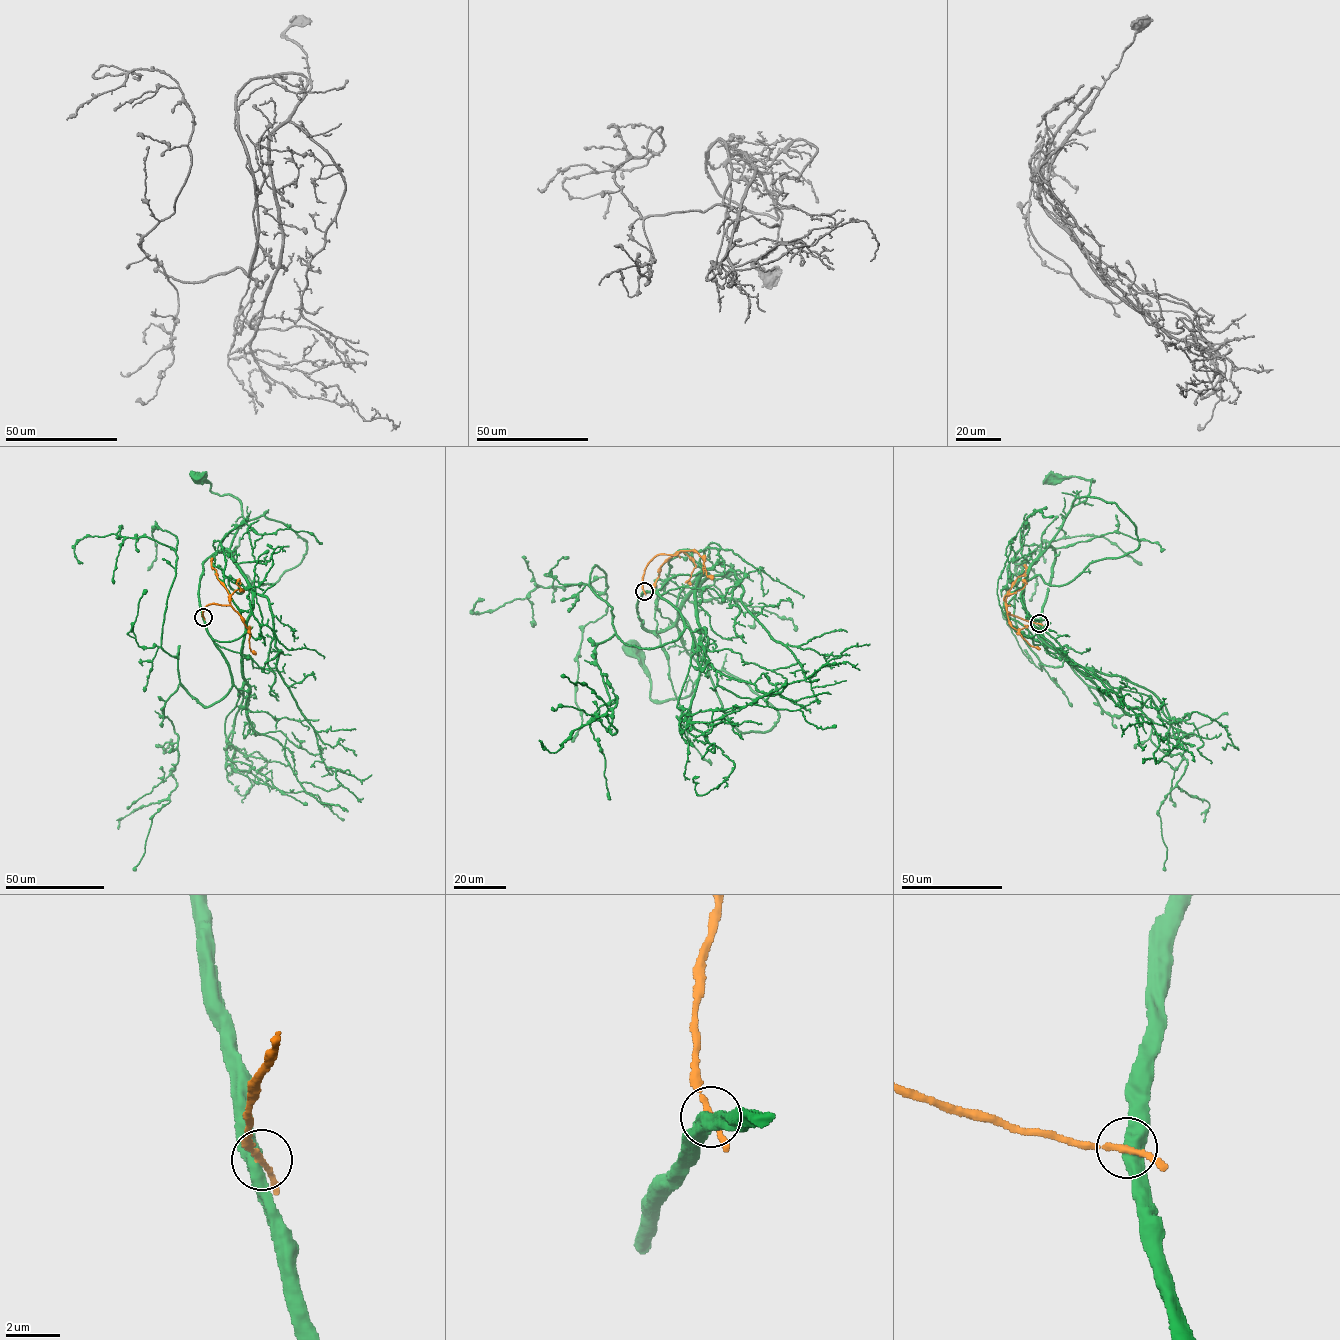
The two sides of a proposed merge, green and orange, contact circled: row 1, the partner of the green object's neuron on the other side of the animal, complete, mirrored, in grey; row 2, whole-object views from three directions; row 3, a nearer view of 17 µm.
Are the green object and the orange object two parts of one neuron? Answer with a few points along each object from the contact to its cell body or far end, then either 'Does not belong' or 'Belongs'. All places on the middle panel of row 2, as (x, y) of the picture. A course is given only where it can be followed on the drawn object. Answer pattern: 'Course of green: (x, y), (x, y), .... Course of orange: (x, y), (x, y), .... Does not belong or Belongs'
Course of green: (643, 591), (700, 631), (696, 585), (708, 574), (677, 624), (699, 665), (690, 694), (652, 700), (632, 652). Course of orange: (644, 591), (642, 578), (647, 564), (657, 555), (675, 555), (692, 549), (704, 559), (706, 575), (713, 579). Does not belong

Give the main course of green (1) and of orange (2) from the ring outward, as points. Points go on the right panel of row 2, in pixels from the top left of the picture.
1: (1039, 623), (1050, 647), (1088, 677), (1041, 638), (1024, 601), (1030, 565), (1093, 482), (1051, 478)
2: (1039, 623), (1007, 613), (1009, 623), (1018, 633), (1030, 645), (1040, 649)

